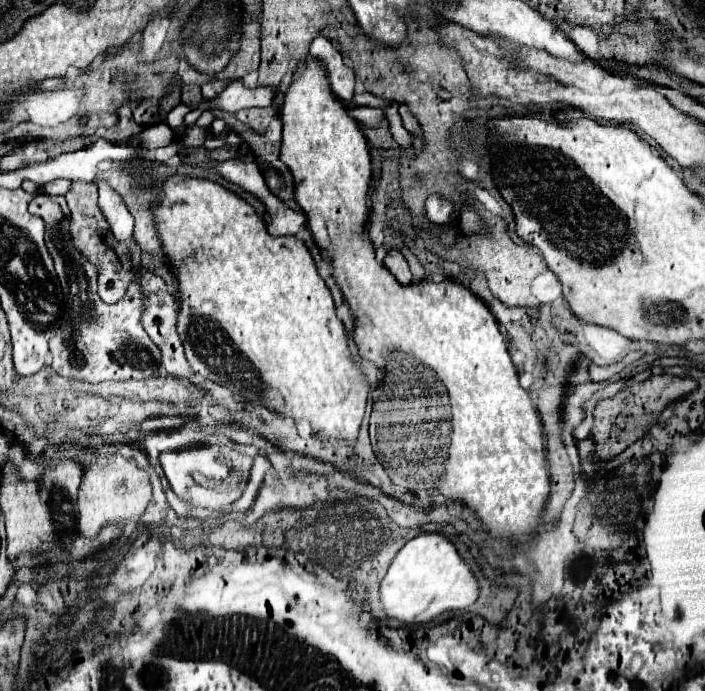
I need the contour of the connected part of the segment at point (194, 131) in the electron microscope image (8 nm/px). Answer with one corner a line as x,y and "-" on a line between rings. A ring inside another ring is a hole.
189,127
189,131
185,133
185,137
183,137
183,145
185,147
201,147
203,145
203,141
207,139
207,129
201,129
201,127

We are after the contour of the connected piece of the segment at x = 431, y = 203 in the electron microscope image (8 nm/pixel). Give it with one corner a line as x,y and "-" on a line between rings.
429,197
427,199
427,217
433,223
447,223
451,213
453,213
453,205
449,201
443,201
441,197

